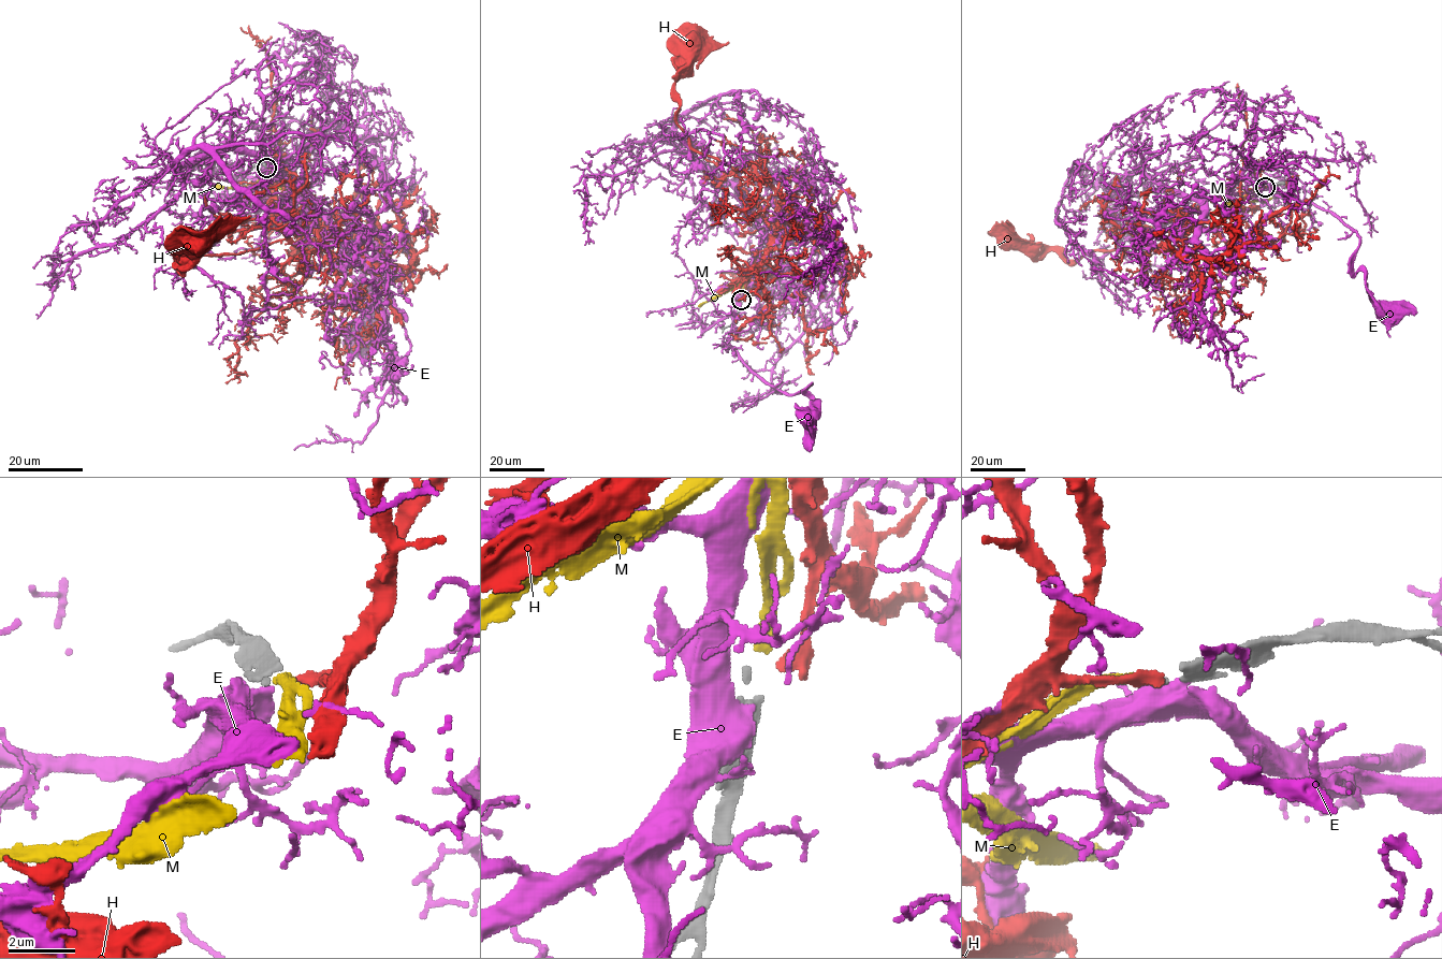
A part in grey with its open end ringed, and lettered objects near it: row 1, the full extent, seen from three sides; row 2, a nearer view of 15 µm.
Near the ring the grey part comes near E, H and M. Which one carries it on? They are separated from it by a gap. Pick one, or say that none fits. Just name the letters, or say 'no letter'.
M

